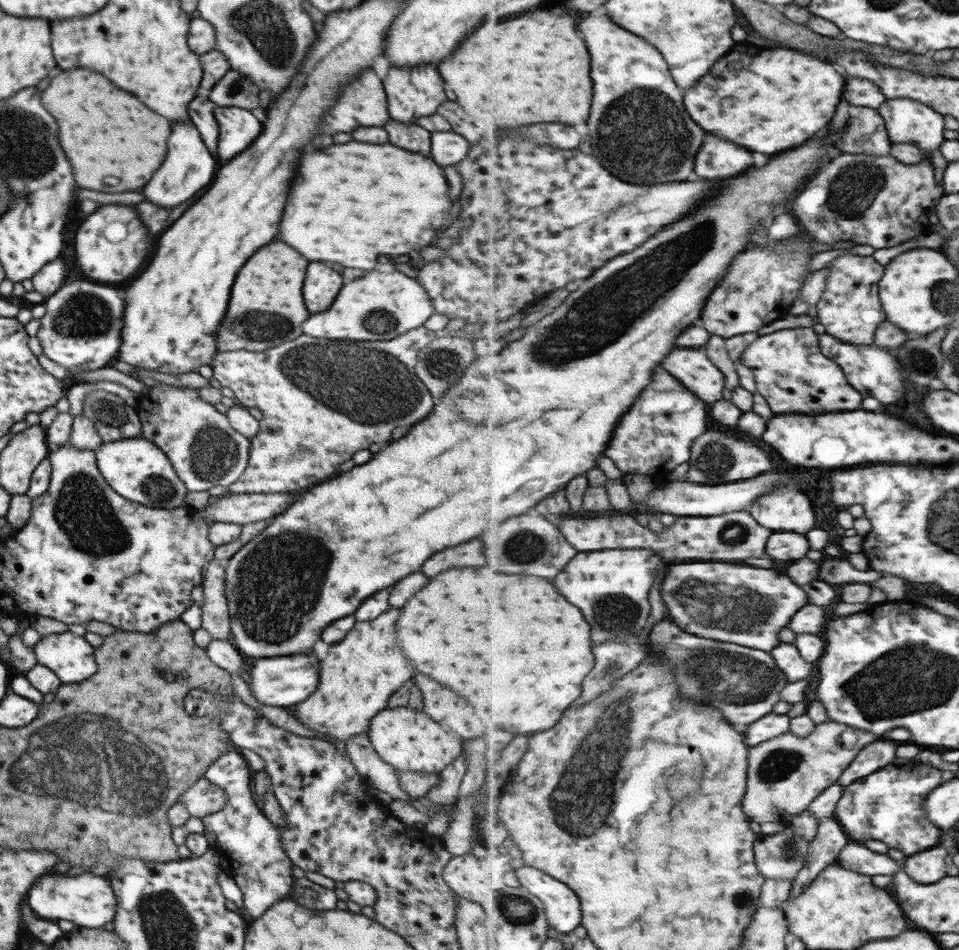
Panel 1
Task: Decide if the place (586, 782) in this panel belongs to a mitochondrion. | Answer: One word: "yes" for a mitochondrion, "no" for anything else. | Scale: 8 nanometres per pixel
yes

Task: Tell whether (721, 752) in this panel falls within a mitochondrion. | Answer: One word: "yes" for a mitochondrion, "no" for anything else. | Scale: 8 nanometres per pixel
no

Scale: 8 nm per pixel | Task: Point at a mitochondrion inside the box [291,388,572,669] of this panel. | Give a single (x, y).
(524, 547)

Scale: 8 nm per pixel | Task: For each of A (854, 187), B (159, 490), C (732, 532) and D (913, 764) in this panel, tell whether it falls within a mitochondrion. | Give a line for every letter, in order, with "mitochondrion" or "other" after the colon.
A: mitochondrion
B: mitochondrion
C: mitochondrion
D: other

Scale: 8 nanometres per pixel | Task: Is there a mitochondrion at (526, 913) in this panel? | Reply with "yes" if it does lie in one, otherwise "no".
yes

